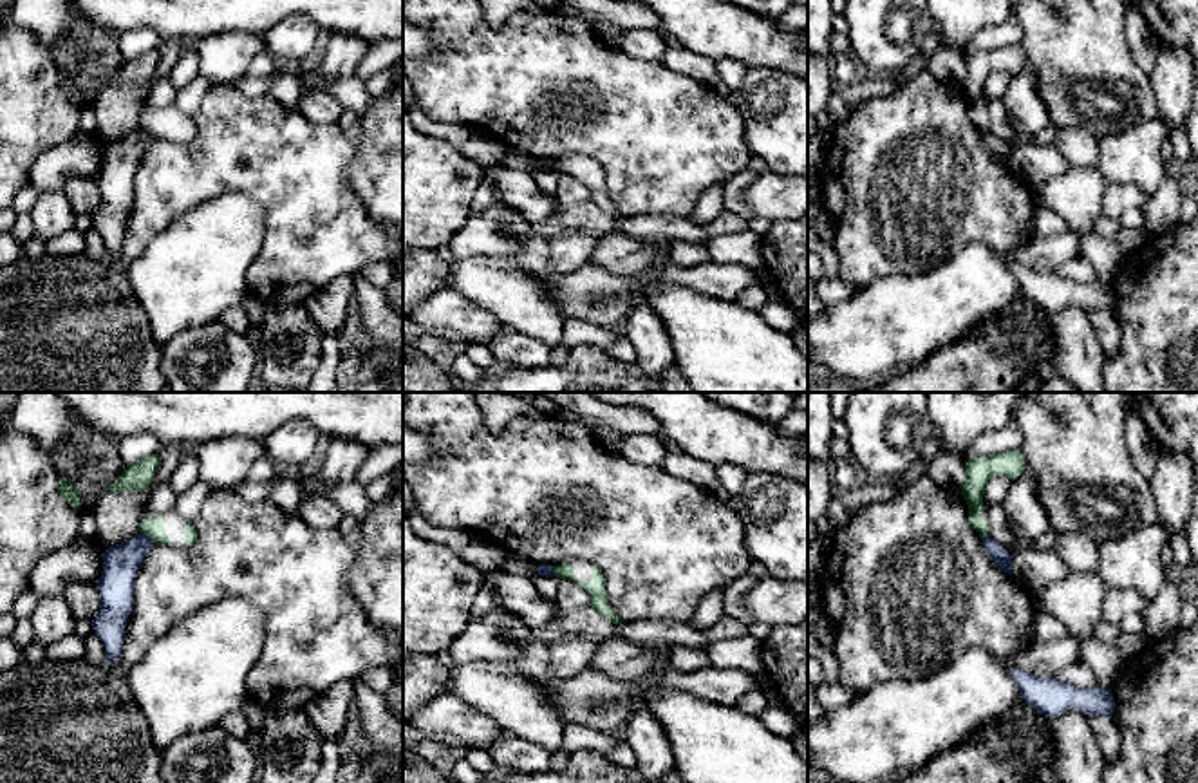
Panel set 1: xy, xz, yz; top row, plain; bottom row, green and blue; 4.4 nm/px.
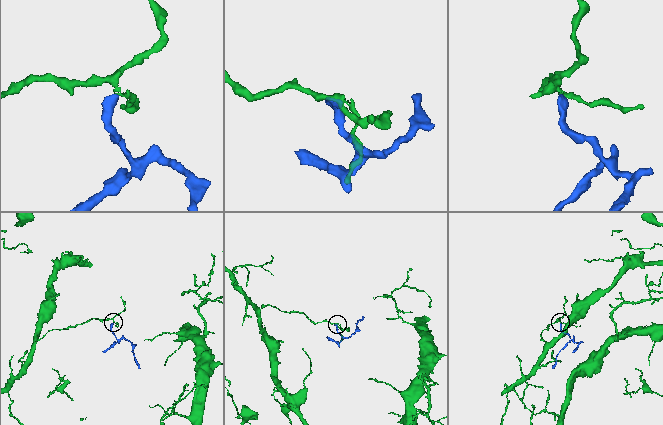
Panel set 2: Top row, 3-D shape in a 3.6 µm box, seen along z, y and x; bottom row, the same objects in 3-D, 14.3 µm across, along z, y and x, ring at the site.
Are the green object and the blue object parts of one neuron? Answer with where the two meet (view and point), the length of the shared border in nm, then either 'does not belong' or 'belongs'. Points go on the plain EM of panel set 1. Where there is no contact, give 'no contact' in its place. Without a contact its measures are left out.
xy (147, 131) | 90 nm | does not belong

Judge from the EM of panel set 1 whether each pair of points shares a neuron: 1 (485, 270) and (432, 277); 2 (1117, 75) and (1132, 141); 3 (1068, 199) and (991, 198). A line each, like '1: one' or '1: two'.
1: two
2: two
3: two

